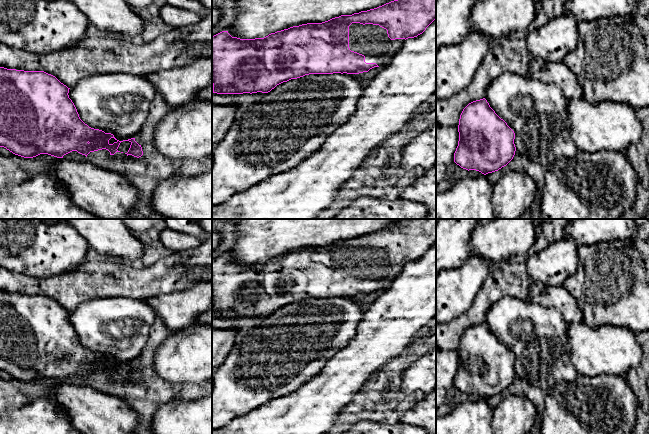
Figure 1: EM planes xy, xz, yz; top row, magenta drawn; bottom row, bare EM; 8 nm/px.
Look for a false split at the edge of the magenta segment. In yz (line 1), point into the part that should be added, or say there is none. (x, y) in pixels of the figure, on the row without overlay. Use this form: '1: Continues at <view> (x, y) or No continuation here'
1: No continuation here

